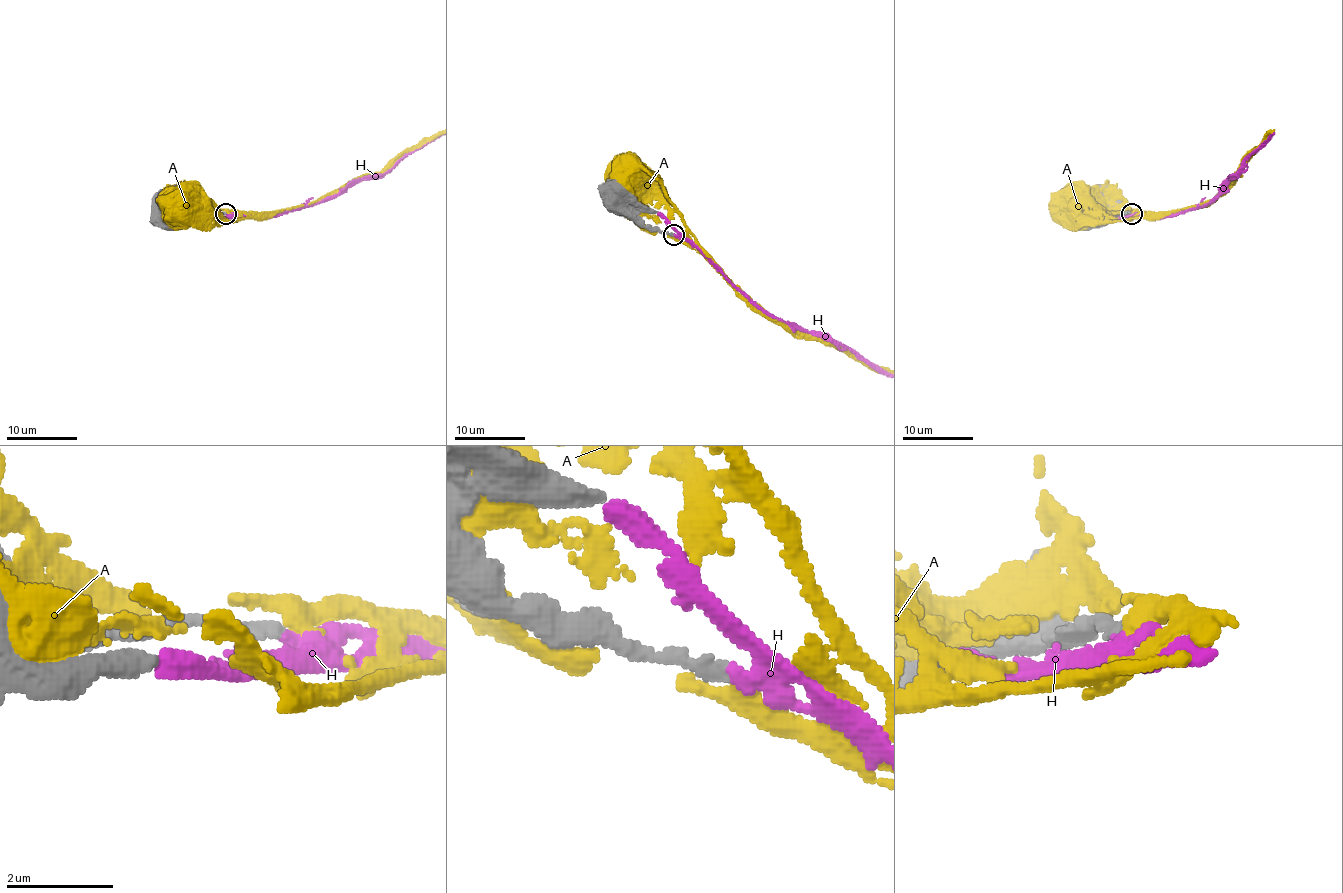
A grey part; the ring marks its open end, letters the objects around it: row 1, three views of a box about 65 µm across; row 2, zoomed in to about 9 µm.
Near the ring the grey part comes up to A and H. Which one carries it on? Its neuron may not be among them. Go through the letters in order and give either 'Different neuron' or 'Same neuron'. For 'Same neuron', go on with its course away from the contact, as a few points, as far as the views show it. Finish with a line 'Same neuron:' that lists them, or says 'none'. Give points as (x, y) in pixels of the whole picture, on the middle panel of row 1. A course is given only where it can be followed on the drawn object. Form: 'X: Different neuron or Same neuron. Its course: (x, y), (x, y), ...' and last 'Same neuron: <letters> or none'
A: Different neuron
H: Same neuron
Same neuron: H

